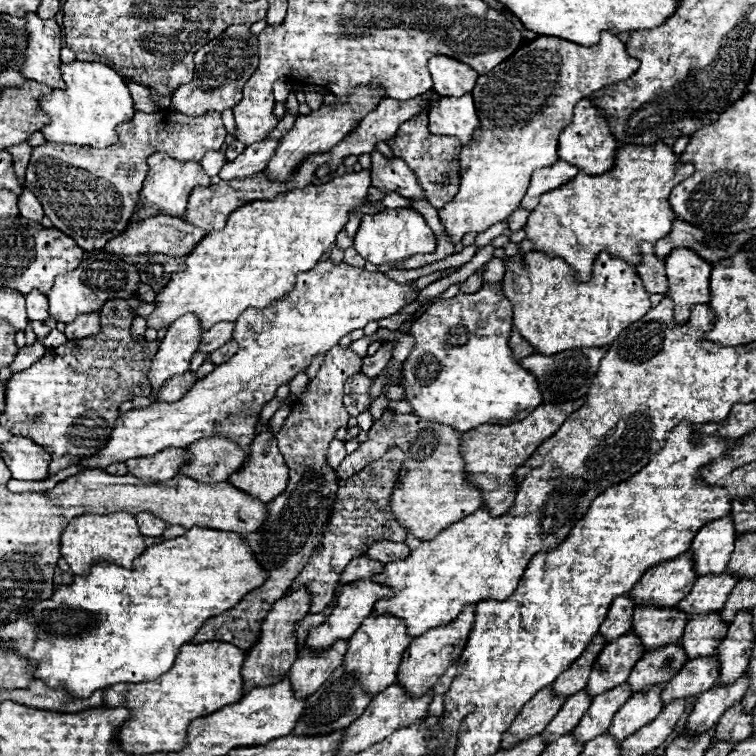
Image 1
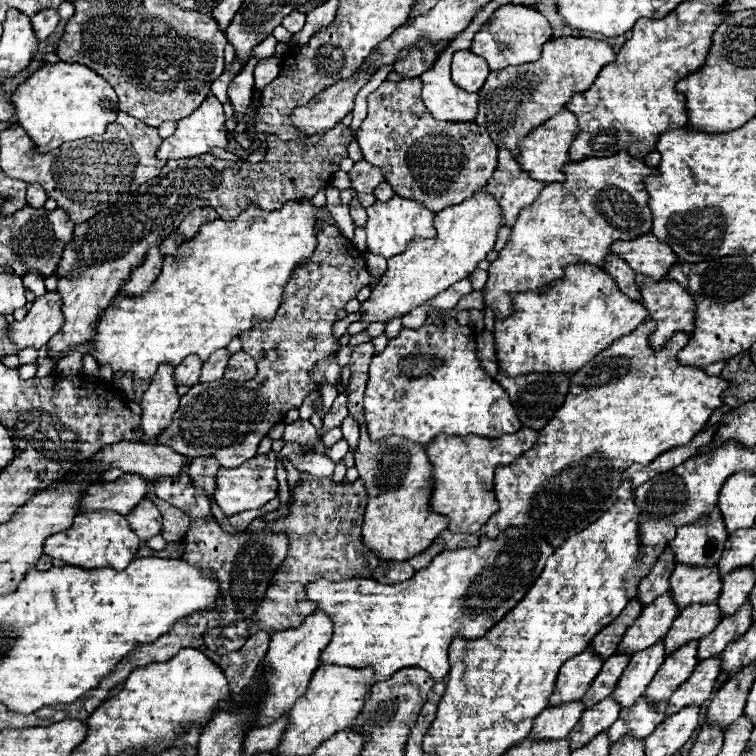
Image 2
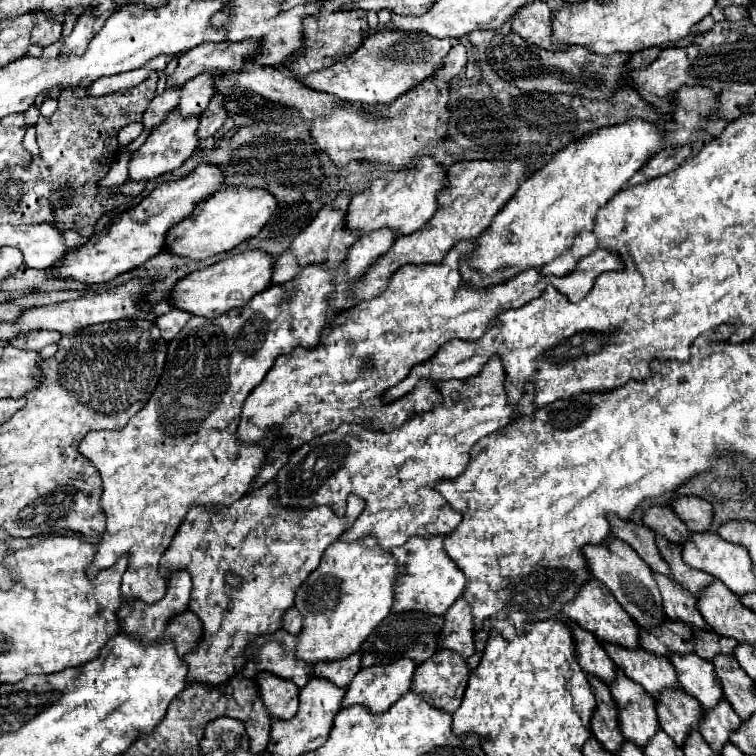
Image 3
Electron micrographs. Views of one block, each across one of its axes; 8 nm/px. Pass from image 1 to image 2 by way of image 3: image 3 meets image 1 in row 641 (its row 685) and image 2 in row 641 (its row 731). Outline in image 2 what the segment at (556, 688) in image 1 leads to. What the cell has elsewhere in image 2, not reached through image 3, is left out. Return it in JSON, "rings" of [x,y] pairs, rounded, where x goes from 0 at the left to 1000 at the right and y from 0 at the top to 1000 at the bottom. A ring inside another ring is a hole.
{"rings":[[[844,791],[833,794],[833,799],[823,807],[823,812],[810,825],[796,831],[796,836],[791,836],[791,841],[783,847],[780,857],[799,873],[804,868],[810,868],[817,857],[817,849],[823,847],[828,833],[839,825],[839,820],[847,815],[847,810],[849,810],[849,804],[844,804]]]}

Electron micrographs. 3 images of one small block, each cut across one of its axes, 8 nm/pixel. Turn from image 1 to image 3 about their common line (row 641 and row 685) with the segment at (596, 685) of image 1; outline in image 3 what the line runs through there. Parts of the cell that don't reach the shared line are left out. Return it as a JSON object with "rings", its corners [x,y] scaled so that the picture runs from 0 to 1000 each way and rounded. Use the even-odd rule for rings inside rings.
{"rings":[[[820,886],[807,915],[820,939],[820,966],[825,976],[844,984],[844,989],[852,989],[852,984],[873,966],[868,929],[862,921],[854,921],[854,913],[847,905],[839,905]]]}

